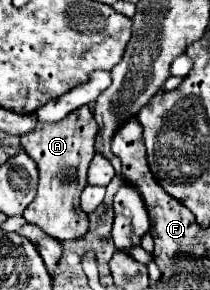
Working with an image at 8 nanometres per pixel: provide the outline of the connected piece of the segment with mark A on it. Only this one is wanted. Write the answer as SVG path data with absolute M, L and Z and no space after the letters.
M88 106L78 108L76 114L66 116L64 120L56 124L38 124L32 132L22 136L22 146L32 156L32 160L38 164L40 170L40 184L38 184L38 196L26 208L24 218L28 224L34 224L42 228L48 236L64 242L64 240L76 240L82 238L88 232L90 220L88 214L80 208L80 194L86 188L86 174L88 164L94 150L94 138L96 138L98 126Z

